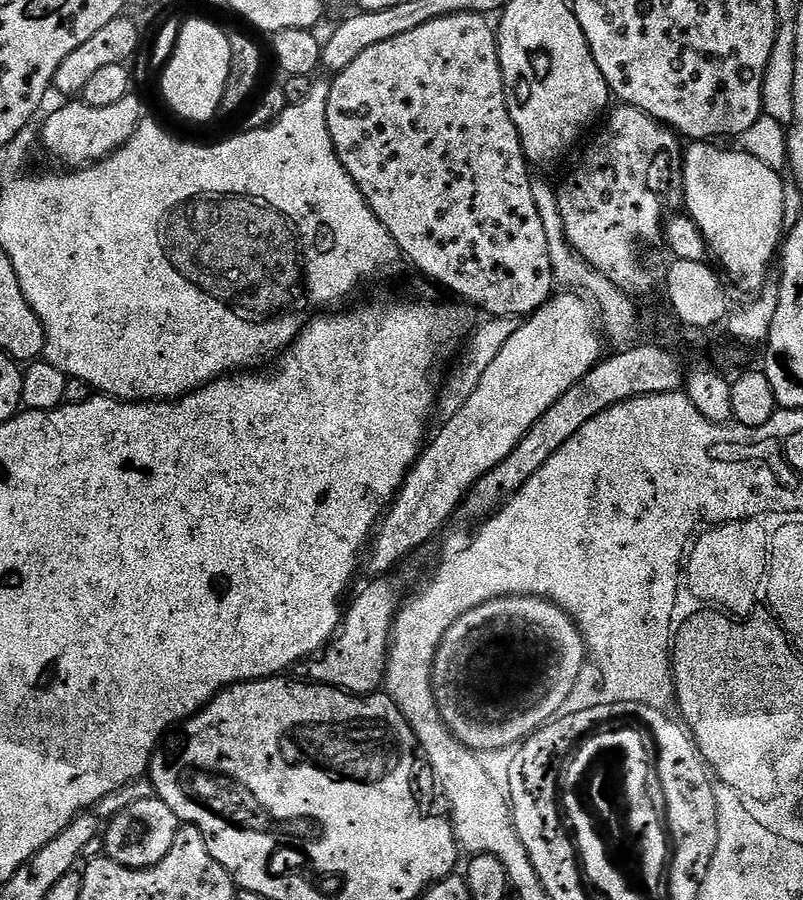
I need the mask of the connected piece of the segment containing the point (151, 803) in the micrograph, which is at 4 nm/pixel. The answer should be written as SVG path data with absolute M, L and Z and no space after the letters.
M159 798L134 802L107 821L102 832L103 851L127 868L152 868L170 854L170 846L174 846L174 838L178 838L181 823L174 810Z

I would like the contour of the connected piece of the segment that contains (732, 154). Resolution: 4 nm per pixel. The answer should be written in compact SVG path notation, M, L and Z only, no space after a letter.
M692 142L683 149L684 191L682 204L687 215L702 230L704 241L708 243L708 251L715 263L726 273L727 279L737 284L744 292L756 294L765 287L768 279L768 267L772 259L777 259L786 235L783 228L783 188L785 181L781 173L771 169L766 162L752 157L743 150L719 148L716 142Z

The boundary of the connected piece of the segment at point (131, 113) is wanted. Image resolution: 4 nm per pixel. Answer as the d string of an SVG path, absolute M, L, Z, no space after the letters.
M130 94L126 98L114 102L111 106L95 108L85 104L83 99L76 98L71 102L64 102L61 108L56 108L44 120L42 128L42 148L49 152L56 160L68 164L69 169L83 168L104 160L107 156L117 152L138 130L138 126L146 118L144 104Z

